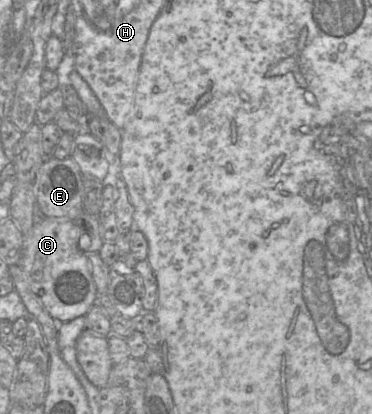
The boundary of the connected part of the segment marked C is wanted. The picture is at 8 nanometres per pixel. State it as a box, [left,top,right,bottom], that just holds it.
[17,217,97,322]

